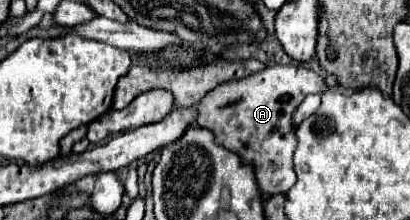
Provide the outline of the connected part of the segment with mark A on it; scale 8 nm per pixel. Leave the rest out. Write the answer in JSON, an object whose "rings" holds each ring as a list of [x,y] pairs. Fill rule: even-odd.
{"rings":[[[305,66],[265,68],[263,72],[219,84],[213,92],[207,92],[195,106],[197,124],[213,130],[217,144],[237,152],[243,162],[251,162],[255,166],[255,178],[265,194],[281,194],[295,184],[293,150],[297,136],[293,112],[307,94],[321,94],[325,90],[331,90],[331,86],[327,86],[323,76]]]}

